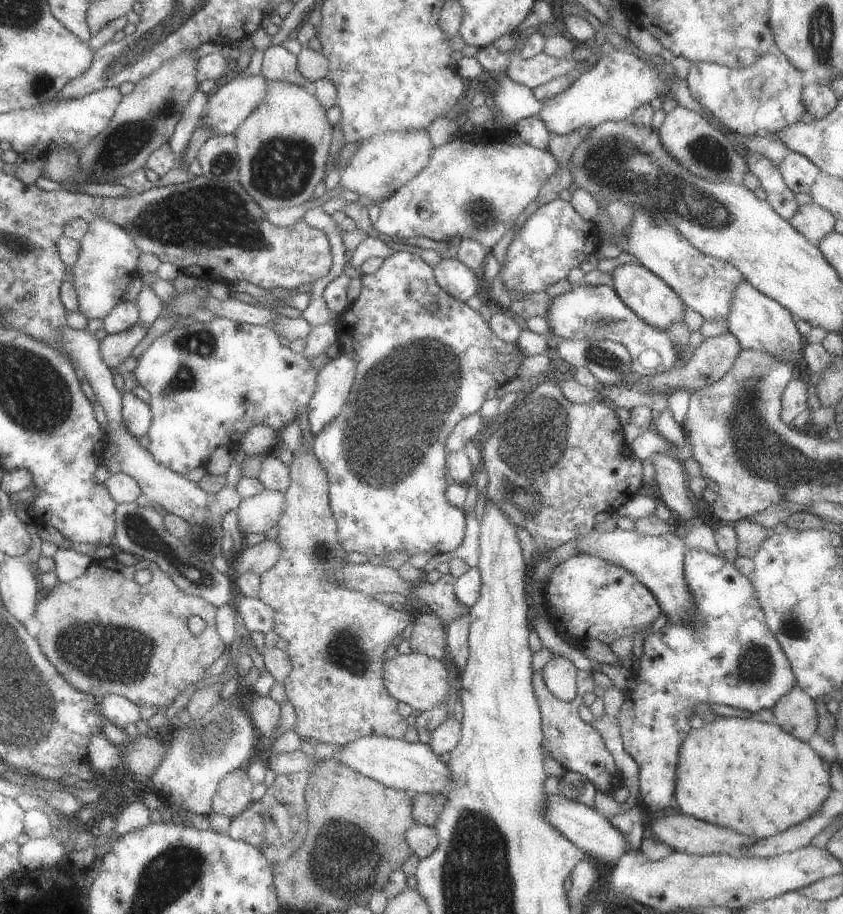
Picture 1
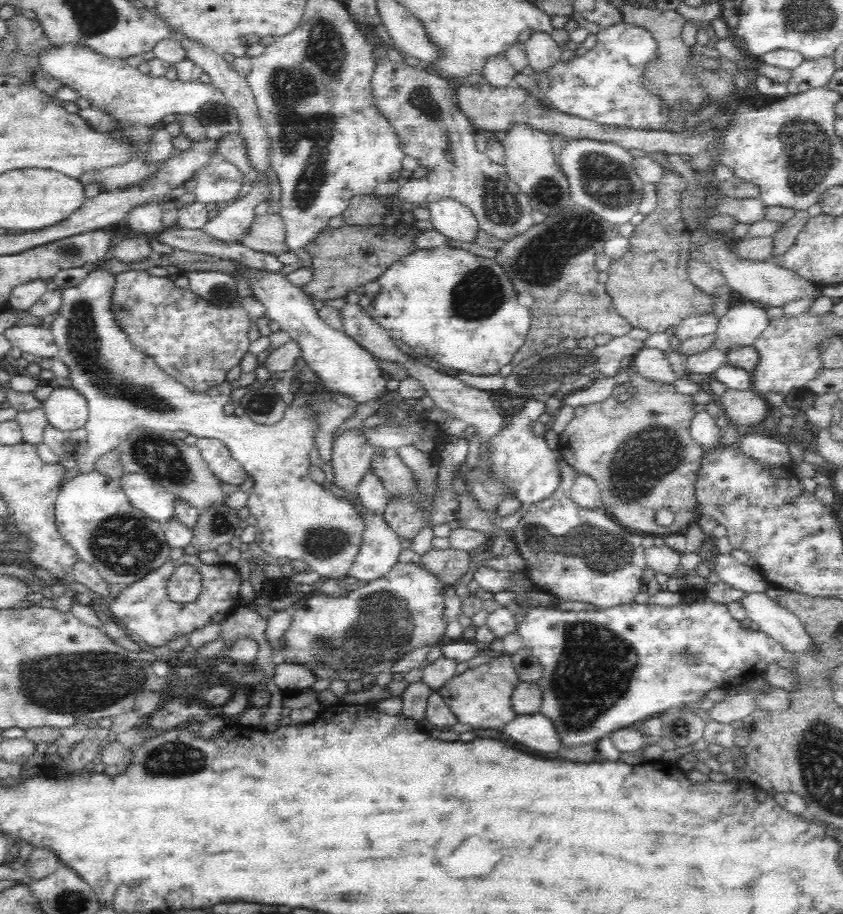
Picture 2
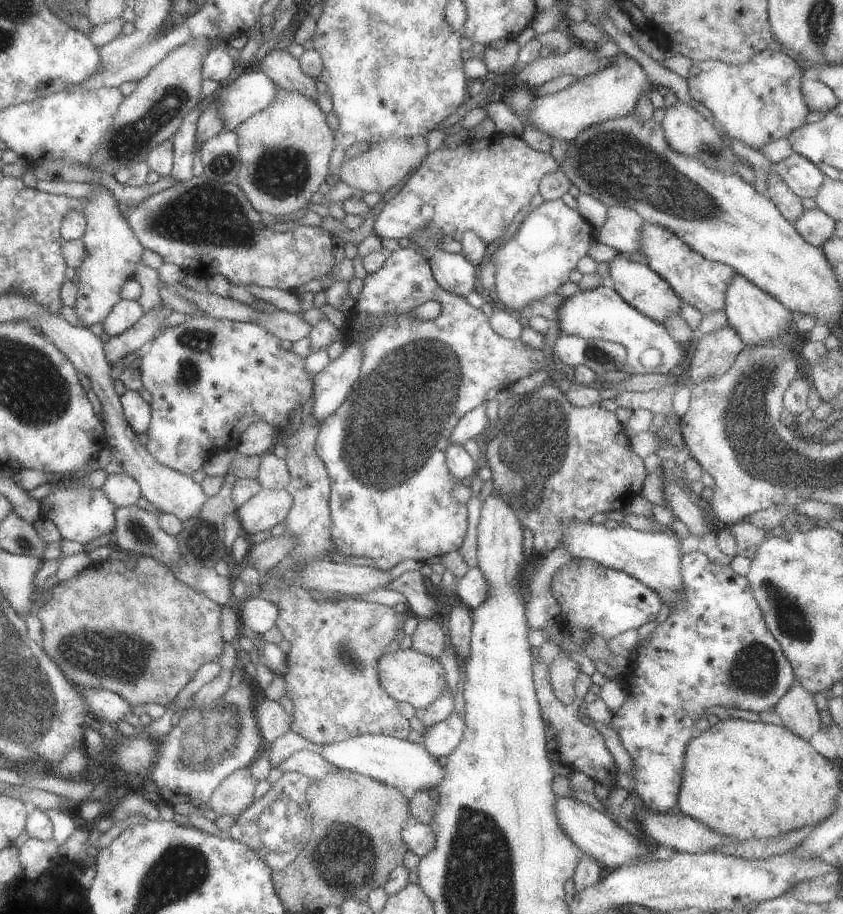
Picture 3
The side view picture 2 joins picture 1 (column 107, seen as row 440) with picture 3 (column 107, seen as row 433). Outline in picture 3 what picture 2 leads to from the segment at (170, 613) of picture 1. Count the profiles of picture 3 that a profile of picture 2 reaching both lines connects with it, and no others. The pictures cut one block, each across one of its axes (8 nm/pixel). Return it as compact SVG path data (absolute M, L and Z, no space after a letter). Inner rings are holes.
M129 555L134 556L134 566L119 559L92 562L78 576L52 587L52 599L37 614L42 626L40 646L75 686L112 691L134 706L148 703L168 708L204 664L220 658L225 643L220 631L222 608L176 580L160 560Z

